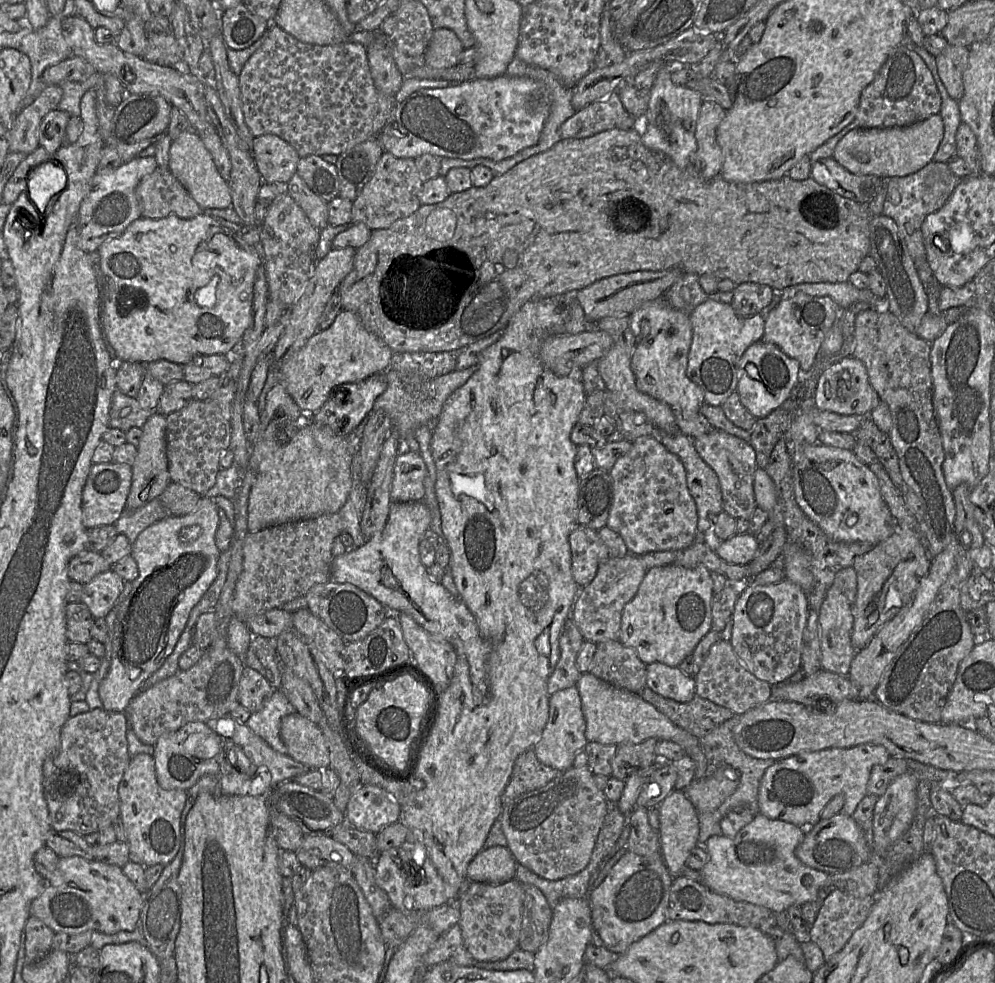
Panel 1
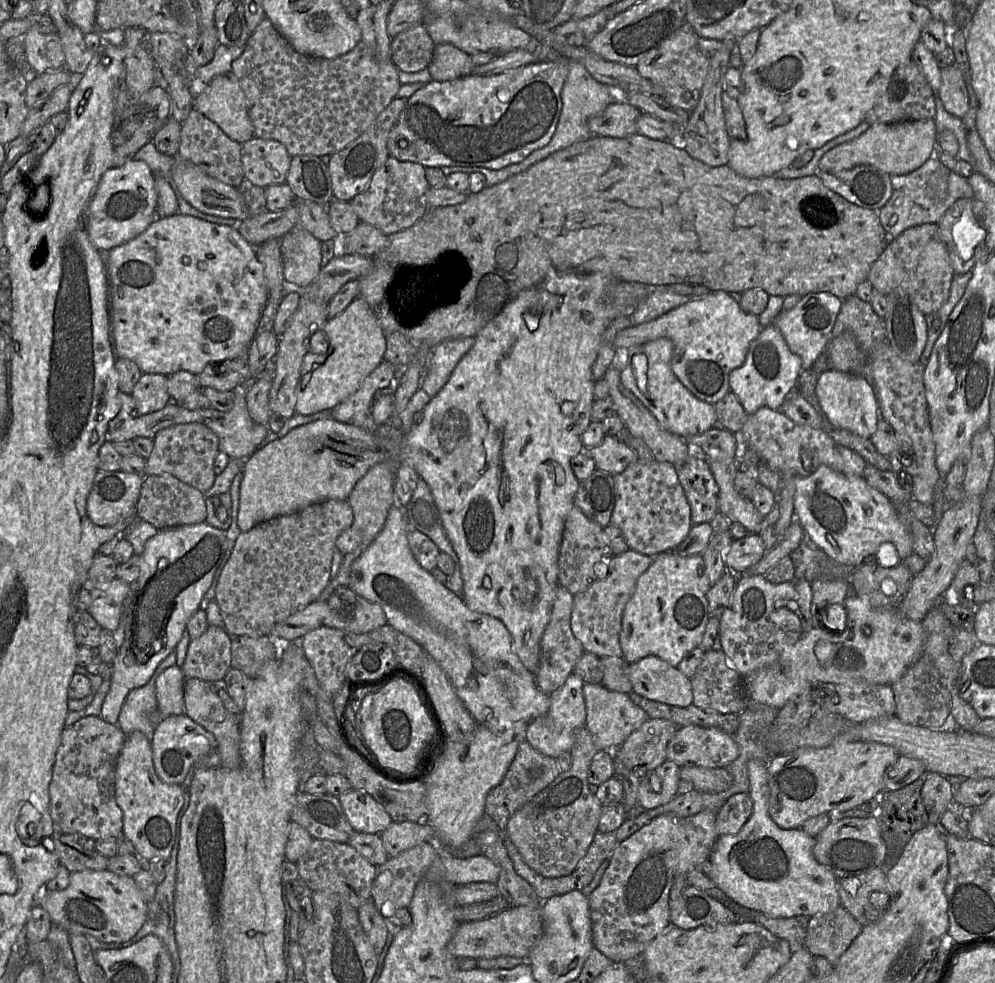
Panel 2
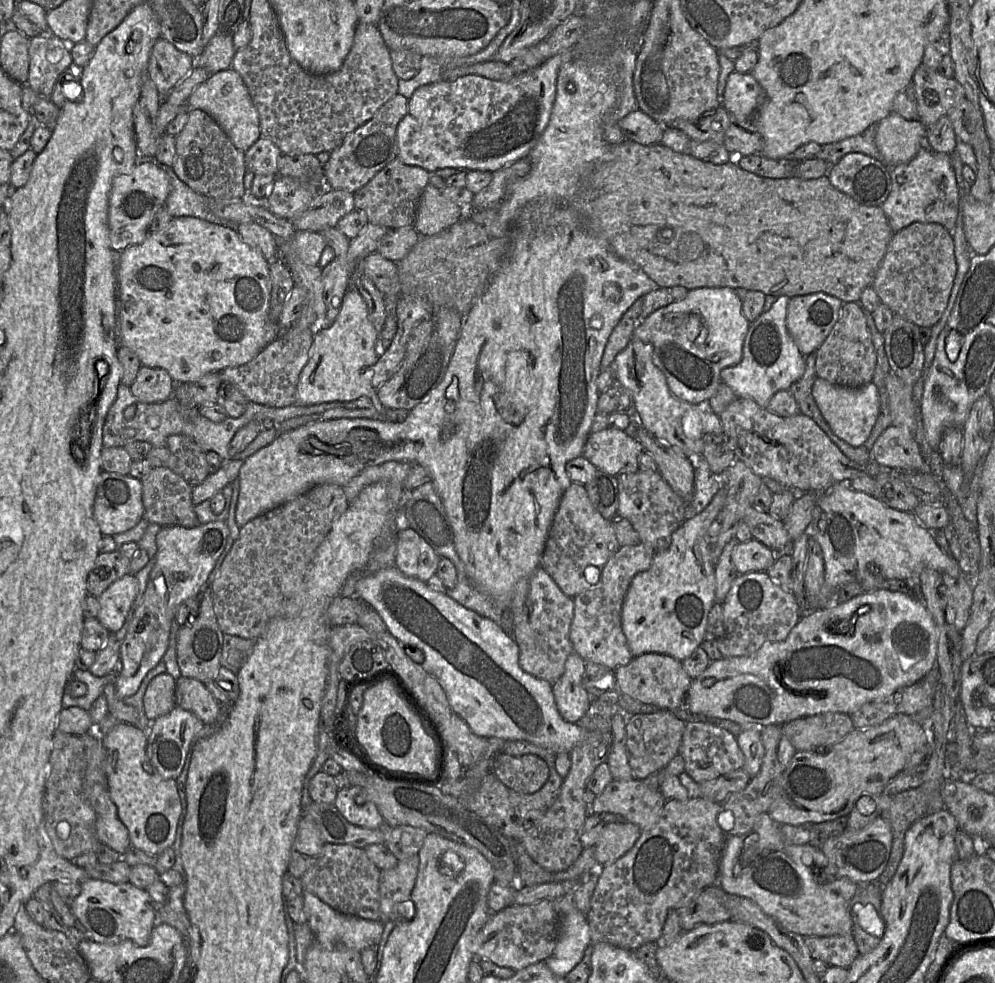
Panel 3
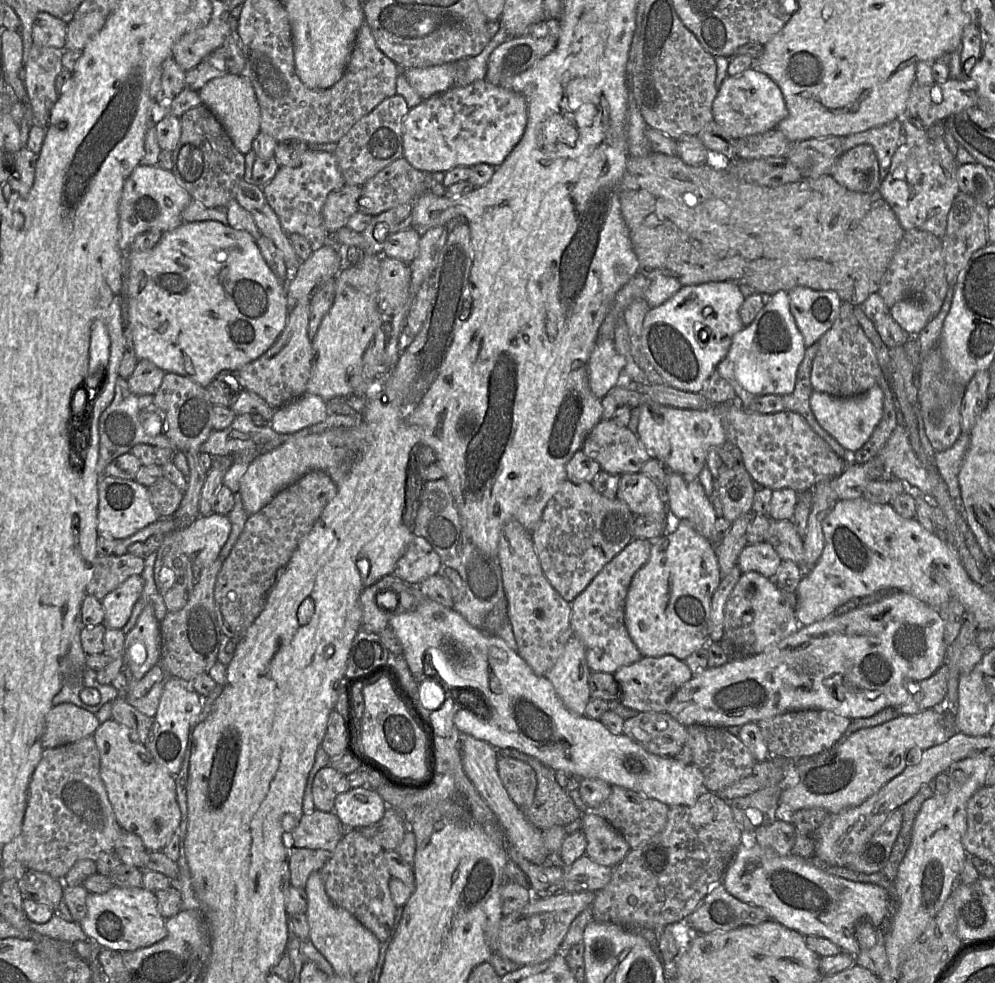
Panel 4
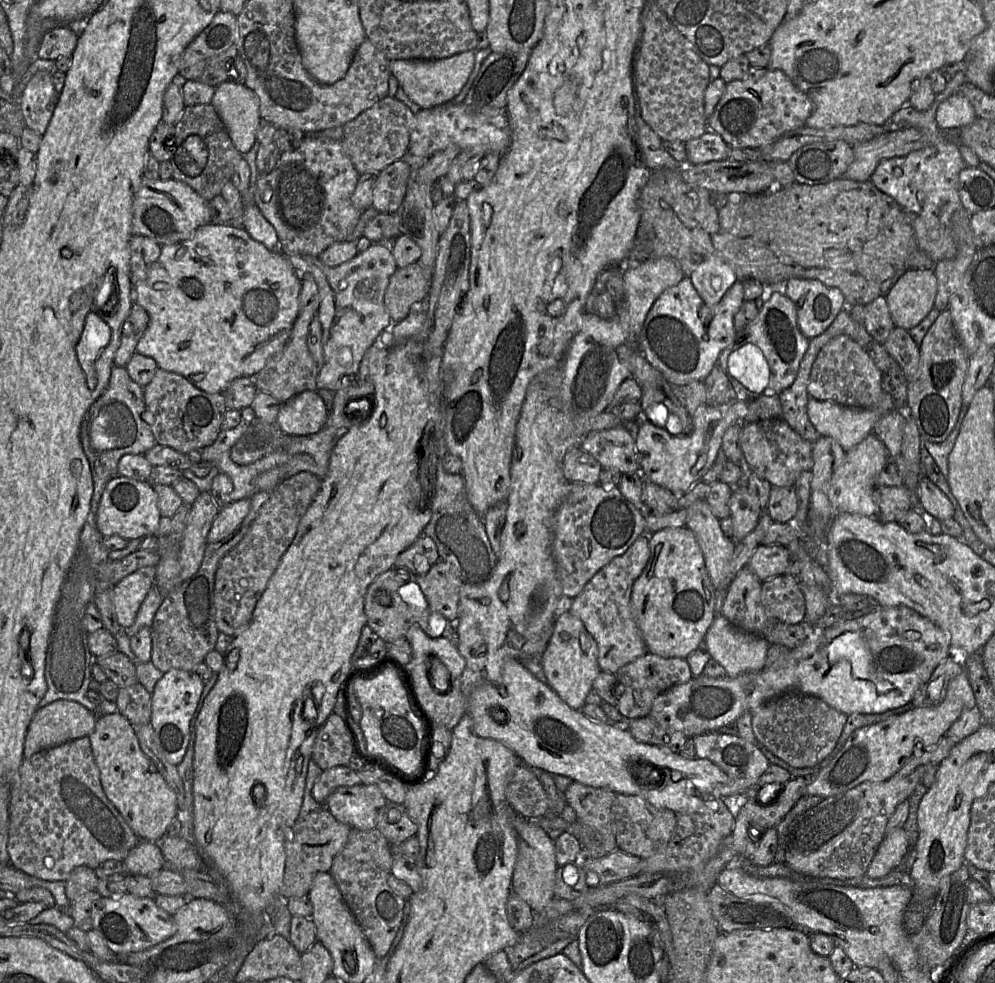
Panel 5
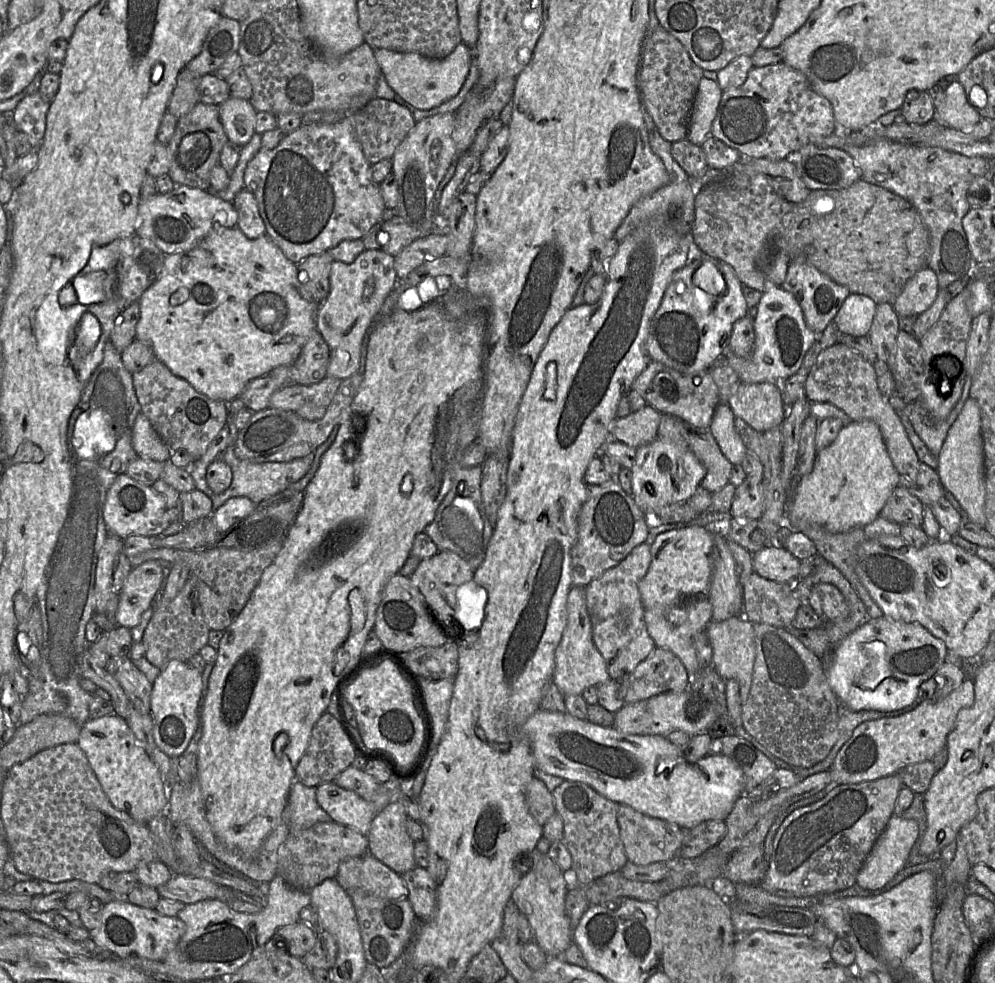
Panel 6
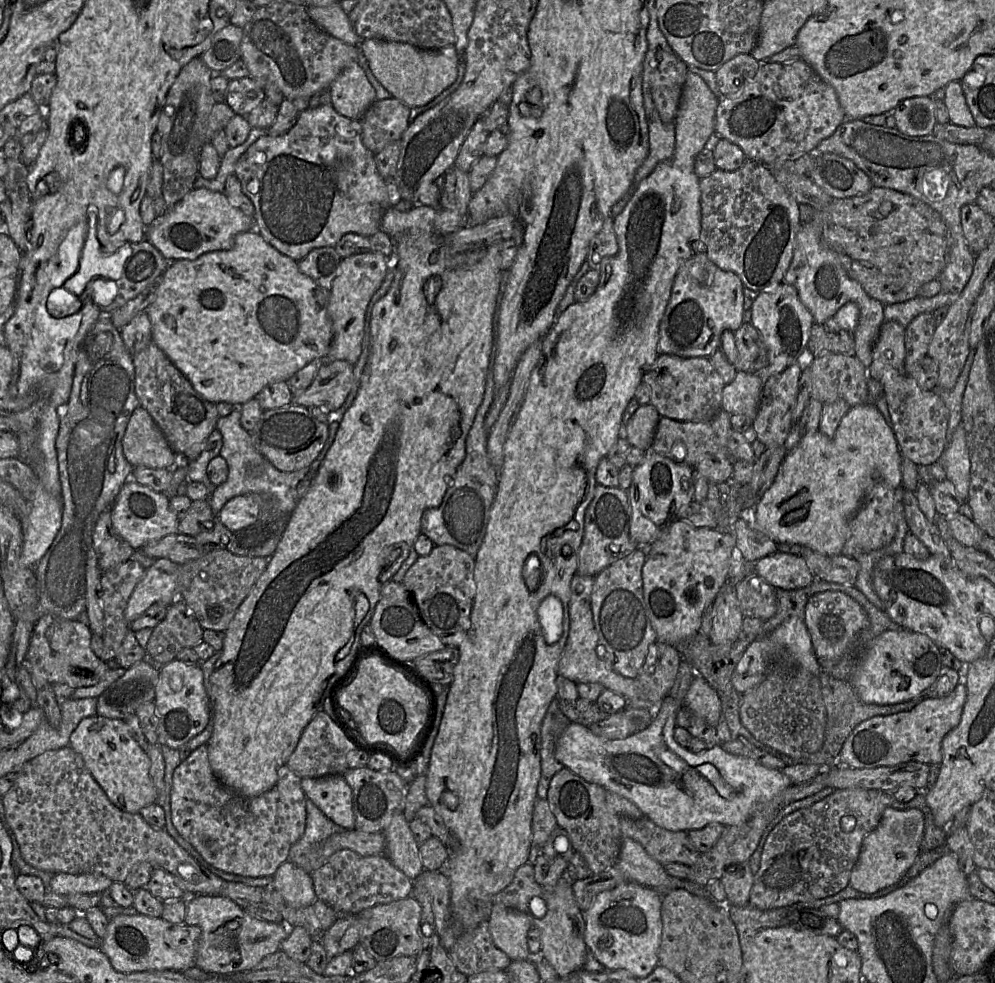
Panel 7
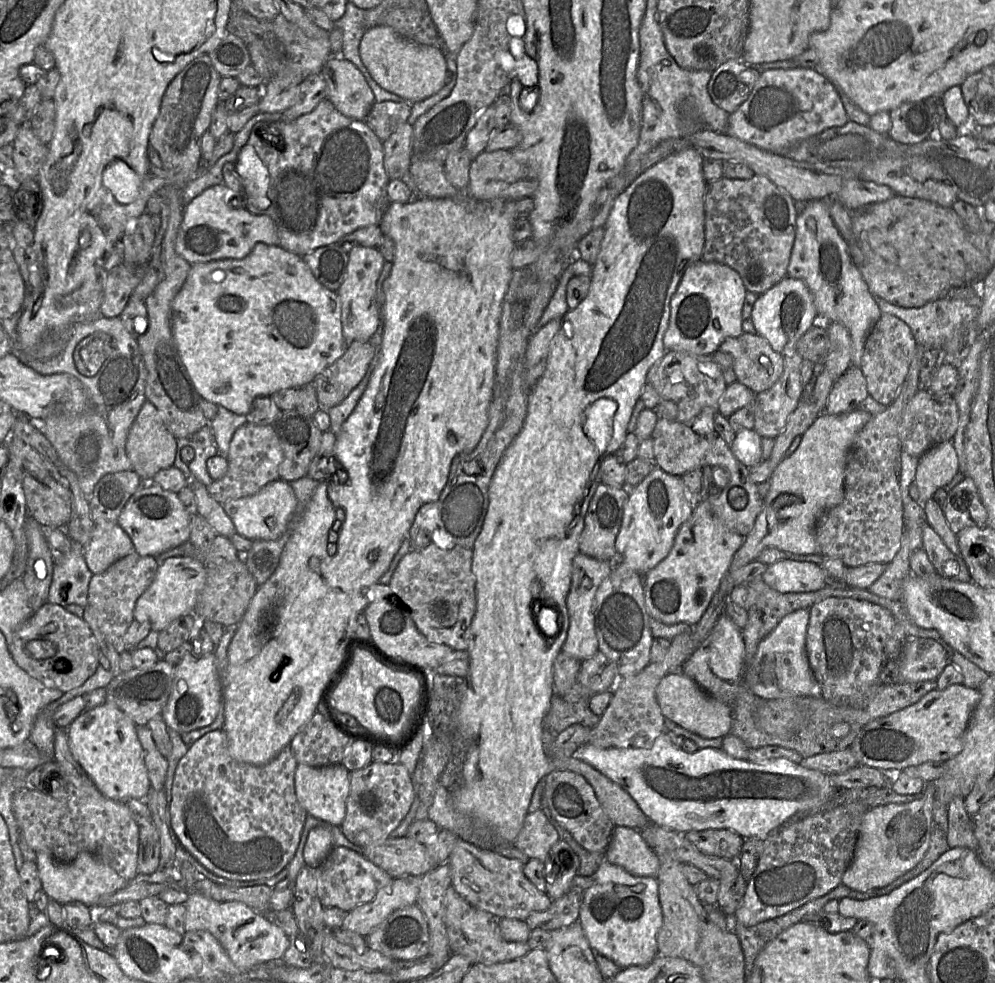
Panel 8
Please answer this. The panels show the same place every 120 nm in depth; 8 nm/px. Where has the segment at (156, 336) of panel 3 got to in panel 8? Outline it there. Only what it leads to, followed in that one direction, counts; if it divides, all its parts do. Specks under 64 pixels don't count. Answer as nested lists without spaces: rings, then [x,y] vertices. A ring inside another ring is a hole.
[[[257,243],[251,252],[242,259],[220,259],[191,265],[190,272],[181,290],[175,296],[171,309],[173,338],[197,393],[206,401],[222,406],[229,411],[246,416],[253,401],[258,397],[269,397],[273,393],[287,389],[300,388],[313,383],[314,379],[338,360],[348,347],[341,323],[341,301],[335,291],[321,285],[304,263],[301,256],[288,252],[277,245]]]

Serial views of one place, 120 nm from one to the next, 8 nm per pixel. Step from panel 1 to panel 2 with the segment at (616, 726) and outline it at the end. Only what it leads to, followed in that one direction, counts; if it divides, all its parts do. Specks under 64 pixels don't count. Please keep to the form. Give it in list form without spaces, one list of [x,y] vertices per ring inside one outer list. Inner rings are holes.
[[[584,682],[583,695],[586,705],[585,726],[599,750],[615,751],[633,731],[649,719],[646,712],[634,704],[628,694],[609,690],[601,683]]]

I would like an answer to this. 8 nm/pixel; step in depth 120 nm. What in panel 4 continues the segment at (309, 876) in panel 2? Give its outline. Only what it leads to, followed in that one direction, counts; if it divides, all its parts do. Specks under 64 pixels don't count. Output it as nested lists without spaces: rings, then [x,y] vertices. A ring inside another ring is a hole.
[[[347,829],[332,856],[319,870],[332,902],[351,913],[381,943],[389,938],[397,912],[389,890],[392,877],[385,862],[384,851],[377,842],[366,837],[361,829]]]

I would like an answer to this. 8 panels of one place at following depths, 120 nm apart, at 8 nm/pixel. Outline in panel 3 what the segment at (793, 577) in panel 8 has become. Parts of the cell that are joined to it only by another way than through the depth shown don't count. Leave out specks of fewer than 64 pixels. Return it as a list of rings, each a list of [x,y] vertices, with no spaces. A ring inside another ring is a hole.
[[[753,538],[744,543],[737,542],[731,560],[738,574],[746,574],[767,571],[776,560],[776,554]]]

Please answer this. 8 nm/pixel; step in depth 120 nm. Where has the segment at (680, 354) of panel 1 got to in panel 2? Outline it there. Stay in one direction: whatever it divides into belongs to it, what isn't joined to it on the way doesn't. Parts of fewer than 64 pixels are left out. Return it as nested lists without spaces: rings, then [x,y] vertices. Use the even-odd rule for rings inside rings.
[[[664,337],[628,348],[621,381],[665,430],[686,440],[718,426],[718,420],[714,405],[695,397],[674,375],[670,366],[672,353],[672,341]]]

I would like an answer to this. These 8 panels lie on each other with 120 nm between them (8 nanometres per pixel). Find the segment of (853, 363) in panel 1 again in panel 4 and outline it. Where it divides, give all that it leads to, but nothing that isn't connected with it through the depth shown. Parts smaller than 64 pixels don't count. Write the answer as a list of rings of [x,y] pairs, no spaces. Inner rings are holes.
[[[877,384],[865,393],[849,398],[812,391],[809,405],[819,425],[847,452],[853,454],[867,442],[882,418],[883,392]]]

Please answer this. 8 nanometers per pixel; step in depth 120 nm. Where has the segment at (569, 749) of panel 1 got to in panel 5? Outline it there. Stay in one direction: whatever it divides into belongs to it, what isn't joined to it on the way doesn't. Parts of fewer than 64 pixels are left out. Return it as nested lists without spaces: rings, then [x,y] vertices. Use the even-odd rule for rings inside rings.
[[[560,610],[548,646],[541,656],[546,683],[573,710],[581,711],[592,685],[601,672],[598,665],[598,647],[583,622],[569,610]]]

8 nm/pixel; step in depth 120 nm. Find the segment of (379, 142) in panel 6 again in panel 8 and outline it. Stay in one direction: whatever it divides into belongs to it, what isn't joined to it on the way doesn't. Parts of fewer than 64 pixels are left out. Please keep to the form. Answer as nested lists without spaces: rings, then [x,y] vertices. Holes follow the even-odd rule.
[[[394,101],[374,102],[365,122],[378,137],[385,141],[396,128],[407,122],[411,107],[405,103]]]

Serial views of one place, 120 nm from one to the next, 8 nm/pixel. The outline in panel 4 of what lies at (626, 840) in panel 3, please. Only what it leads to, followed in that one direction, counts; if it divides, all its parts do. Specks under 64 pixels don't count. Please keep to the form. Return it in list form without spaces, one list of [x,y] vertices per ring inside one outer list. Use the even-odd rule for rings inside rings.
[[[588,811],[580,821],[580,830],[587,840],[585,855],[593,862],[614,868],[631,850],[622,834],[605,818]]]

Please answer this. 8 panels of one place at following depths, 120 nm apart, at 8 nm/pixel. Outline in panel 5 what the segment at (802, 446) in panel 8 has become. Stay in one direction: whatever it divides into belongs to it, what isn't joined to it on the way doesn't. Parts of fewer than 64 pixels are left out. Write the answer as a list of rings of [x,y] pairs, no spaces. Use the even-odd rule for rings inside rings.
[[[874,433],[846,452],[843,463],[833,473],[828,489],[828,498],[835,512],[877,518],[879,507],[874,500],[875,481],[888,457],[884,443]]]

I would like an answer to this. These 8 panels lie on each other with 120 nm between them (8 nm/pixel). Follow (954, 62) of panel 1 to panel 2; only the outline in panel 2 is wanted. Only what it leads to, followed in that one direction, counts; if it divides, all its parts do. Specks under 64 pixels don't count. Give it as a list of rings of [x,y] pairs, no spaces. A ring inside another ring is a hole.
[[[956,61],[940,72],[941,86],[938,94],[944,108],[948,113],[963,118],[969,109],[969,94],[963,72]]]

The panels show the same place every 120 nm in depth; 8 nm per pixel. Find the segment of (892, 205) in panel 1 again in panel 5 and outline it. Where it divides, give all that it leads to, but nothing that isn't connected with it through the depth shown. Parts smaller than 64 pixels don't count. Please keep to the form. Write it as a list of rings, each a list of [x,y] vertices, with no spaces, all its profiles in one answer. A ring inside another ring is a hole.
[[[960,71],[947,83],[944,91],[936,96],[928,110],[918,111],[905,105],[892,115],[888,125],[892,128],[906,125],[918,129],[926,138],[926,146],[907,155],[881,161],[870,178],[877,189],[892,197],[903,209],[914,229],[918,249],[925,252],[935,263],[952,259],[957,254],[951,218],[954,212],[962,207],[959,174],[966,167],[958,144],[946,139],[944,131],[938,127],[935,111],[940,103],[958,92],[965,82],[965,74]]]

